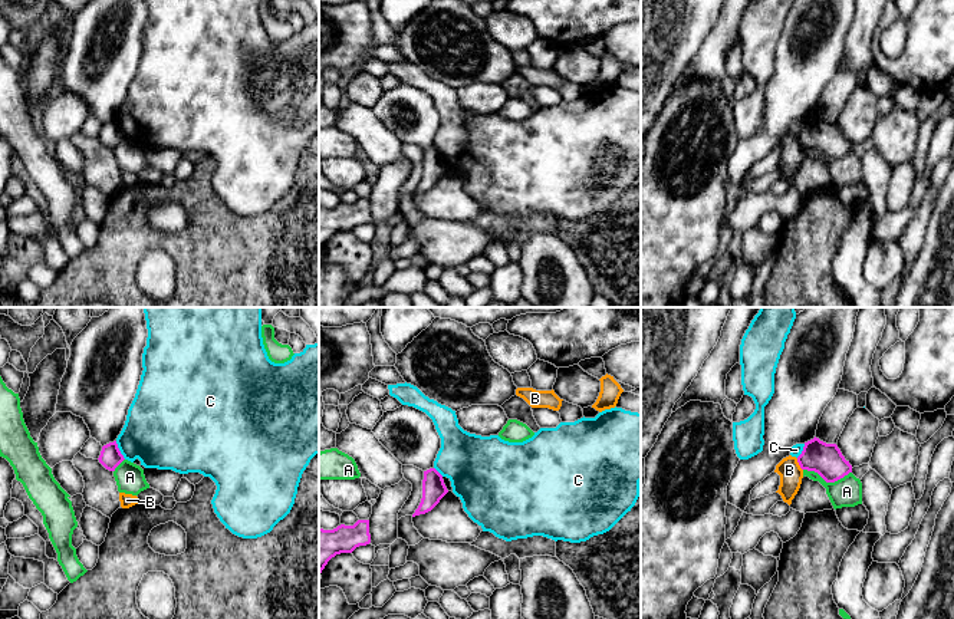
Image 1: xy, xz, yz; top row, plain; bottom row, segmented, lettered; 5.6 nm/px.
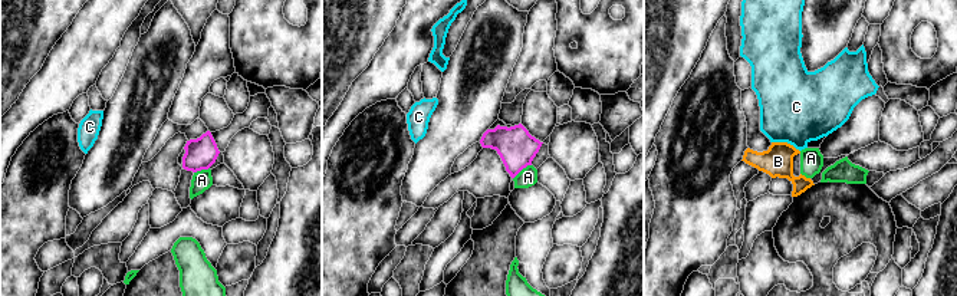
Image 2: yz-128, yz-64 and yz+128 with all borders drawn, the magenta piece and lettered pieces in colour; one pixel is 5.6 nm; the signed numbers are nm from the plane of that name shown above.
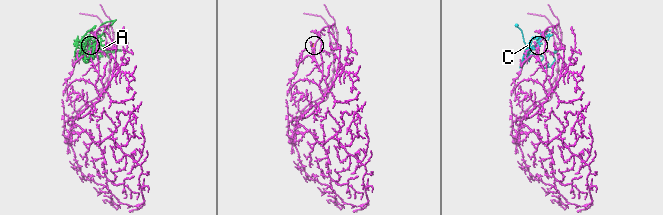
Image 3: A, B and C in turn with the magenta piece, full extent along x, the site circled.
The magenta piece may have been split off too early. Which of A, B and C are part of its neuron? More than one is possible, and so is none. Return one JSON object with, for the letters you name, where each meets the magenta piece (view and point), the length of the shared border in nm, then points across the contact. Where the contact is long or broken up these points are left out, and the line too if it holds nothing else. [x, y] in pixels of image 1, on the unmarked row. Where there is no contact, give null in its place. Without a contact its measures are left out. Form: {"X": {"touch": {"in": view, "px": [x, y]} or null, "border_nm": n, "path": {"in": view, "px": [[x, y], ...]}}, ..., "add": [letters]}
{"add": []}

